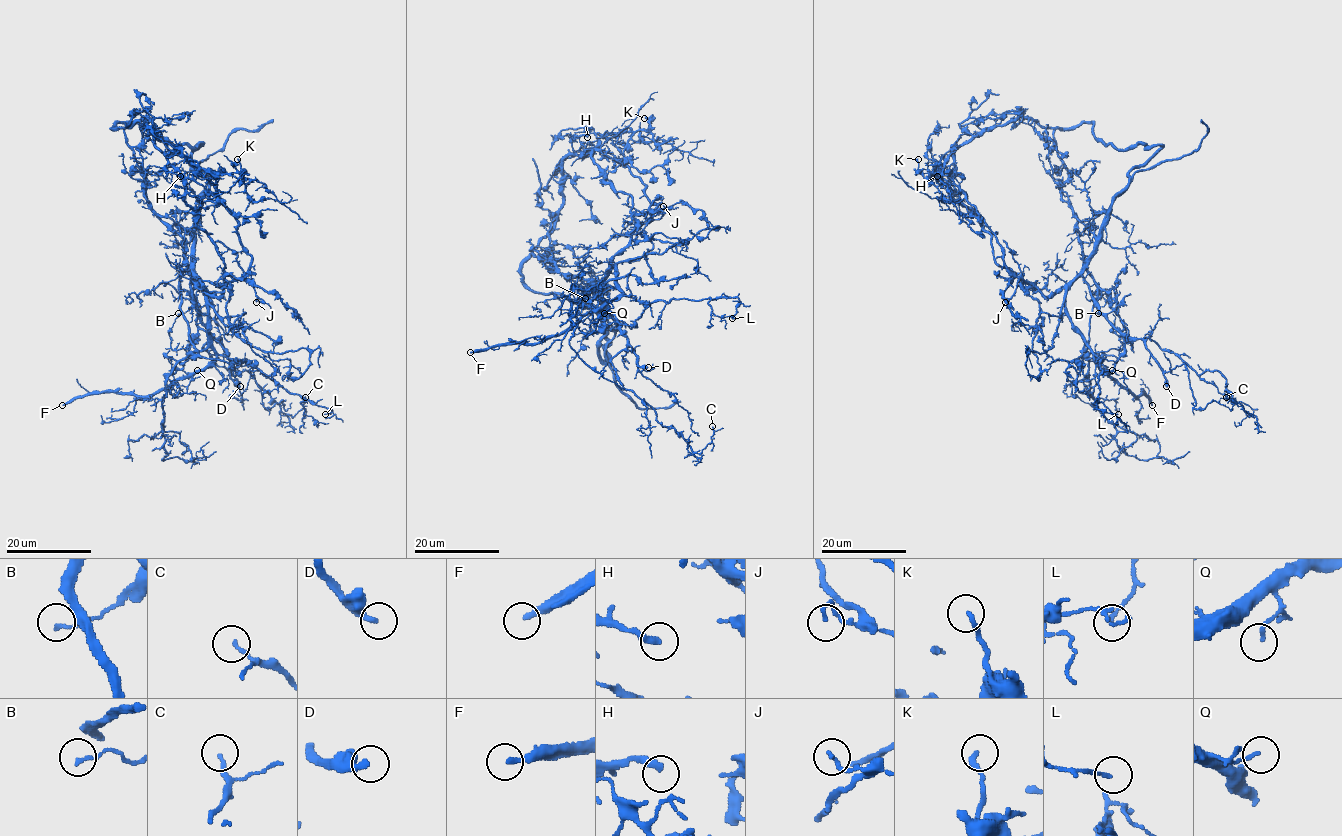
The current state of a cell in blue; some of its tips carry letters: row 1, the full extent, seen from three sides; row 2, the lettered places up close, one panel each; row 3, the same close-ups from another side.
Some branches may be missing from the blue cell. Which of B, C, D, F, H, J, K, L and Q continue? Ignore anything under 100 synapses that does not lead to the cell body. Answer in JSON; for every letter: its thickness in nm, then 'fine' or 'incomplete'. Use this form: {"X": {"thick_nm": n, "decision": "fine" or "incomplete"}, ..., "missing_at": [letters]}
{"B": {"thick_nm": 130, "decision": "fine"}, "C": {"thick_nm": 150, "decision": "fine"}, "D": {"thick_nm": 280, "decision": "incomplete"}, "F": {"thick_nm": 200, "decision": "incomplete"}, "H": {"thick_nm": 320, "decision": "fine"}, "J": {"thick_nm": 130, "decision": "fine"}, "K": {"thick_nm": 190, "decision": "fine"}, "L": {"thick_nm": 140, "decision": "fine"}, "Q": {"thick_nm": 140, "decision": "fine"}, "missing_at": ["D", "F"]}

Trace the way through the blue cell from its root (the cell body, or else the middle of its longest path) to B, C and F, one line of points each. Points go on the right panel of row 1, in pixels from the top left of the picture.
B: (1070, 281), (1081, 276), (1083, 278), (1098, 313)
C: (1070, 281), (1081, 276), (1095, 307), (1125, 334), (1153, 340), (1198, 375), (1217, 370), (1251, 416), (1226, 397)
F: (1070, 281), (1067, 315), (1085, 341), (1085, 351), (1131, 395), (1143, 392), (1152, 405)

